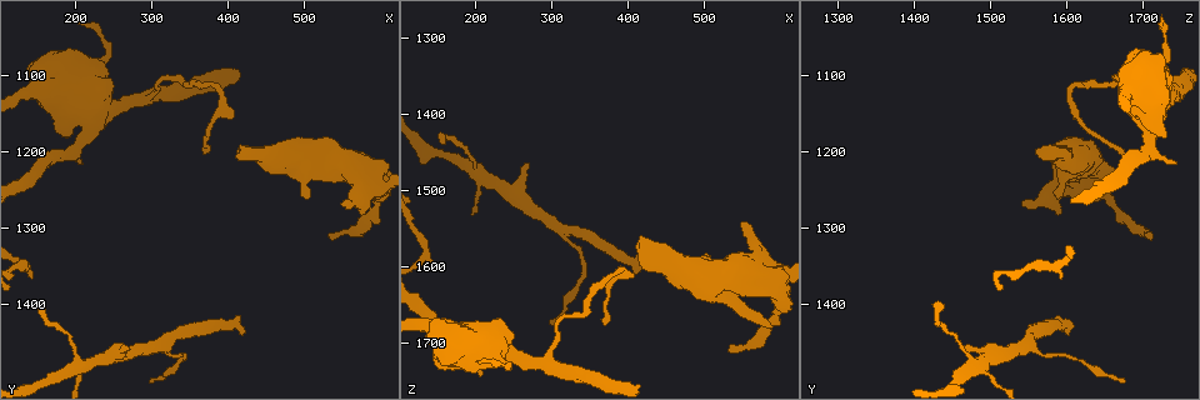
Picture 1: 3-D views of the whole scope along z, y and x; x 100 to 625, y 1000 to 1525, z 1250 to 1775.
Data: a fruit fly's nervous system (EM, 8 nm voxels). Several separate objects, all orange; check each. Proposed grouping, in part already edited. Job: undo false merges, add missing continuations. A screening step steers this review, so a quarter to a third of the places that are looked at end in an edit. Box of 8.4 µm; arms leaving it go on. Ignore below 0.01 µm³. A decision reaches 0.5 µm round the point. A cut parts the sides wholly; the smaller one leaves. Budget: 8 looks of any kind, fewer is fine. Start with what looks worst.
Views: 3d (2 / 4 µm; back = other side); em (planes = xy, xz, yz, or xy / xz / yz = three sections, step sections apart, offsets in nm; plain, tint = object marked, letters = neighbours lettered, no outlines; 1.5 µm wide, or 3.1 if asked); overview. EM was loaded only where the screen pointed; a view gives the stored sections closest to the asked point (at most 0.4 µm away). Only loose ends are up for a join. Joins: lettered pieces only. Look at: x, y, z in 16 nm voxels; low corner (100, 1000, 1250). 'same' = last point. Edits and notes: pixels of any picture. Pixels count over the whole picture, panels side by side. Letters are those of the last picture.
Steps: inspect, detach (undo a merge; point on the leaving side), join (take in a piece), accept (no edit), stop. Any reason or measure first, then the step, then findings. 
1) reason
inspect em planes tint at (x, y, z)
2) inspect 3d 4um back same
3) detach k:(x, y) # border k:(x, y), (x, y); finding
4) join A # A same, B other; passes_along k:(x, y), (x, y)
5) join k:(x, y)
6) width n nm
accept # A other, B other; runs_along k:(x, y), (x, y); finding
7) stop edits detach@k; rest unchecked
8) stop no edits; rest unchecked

inspect 3d 4um at (425, 1440, 1605)

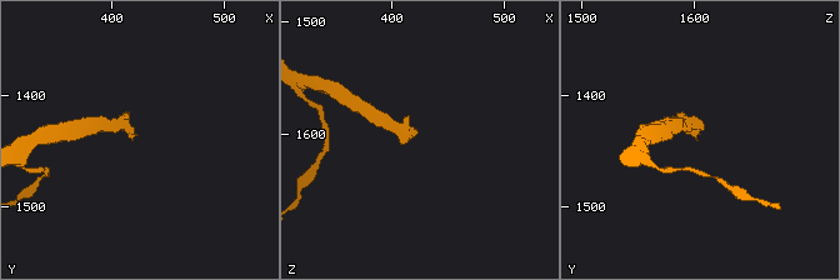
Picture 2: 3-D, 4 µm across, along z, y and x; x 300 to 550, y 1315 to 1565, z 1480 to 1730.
inspect em planes tint at (424, 1438, 1598)

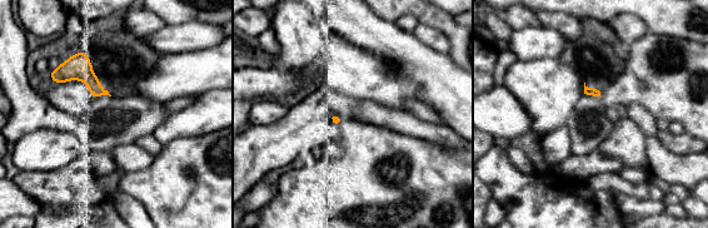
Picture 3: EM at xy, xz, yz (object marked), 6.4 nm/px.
see the neighbours
inspect em planes letters same

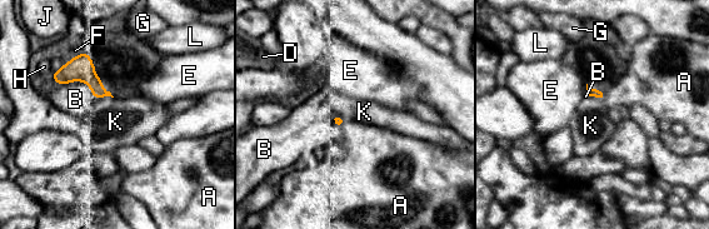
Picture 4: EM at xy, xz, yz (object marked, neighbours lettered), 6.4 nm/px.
longest_contact B 320 nm
accept # A other, B other, D other, E other, F other, G other, H other, J other, K other, L other; border 4:(589, 95), (603, 100); none of them fits

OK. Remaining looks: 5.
free end
inspect em planes letters at (270, 1465, 1470)

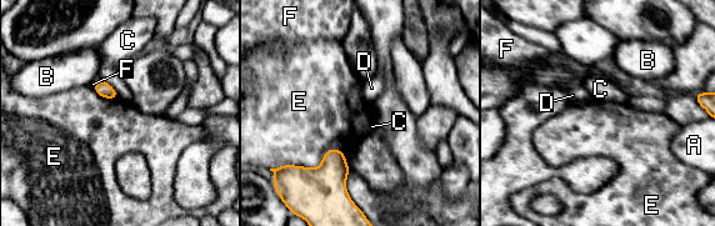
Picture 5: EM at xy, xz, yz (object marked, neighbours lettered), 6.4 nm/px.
accept # A other, B other, C other, D other, E other, F other; border 5:(346, 160), (291, 165); none of them fits

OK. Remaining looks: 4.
thick end
inspect em planes letters at (190, 1180, 1725)

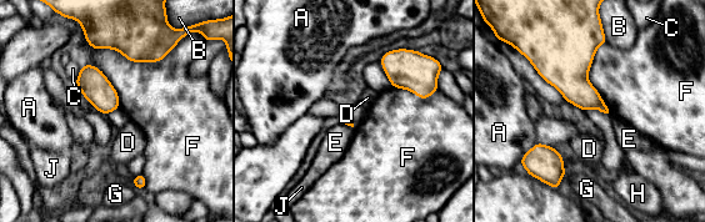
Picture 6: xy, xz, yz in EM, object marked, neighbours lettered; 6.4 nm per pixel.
accept # A other, B other, C other, D other, E other, F other, G other, H other, J other; border 6:(173, 49), (159, 61), (94, 51); none of them fits

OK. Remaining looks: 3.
stop no edits; rest unchecked

